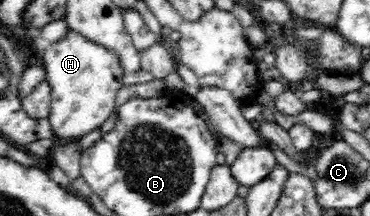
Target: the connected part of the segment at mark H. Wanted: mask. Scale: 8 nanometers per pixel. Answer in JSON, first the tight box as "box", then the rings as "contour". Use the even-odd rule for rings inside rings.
{"box":[37,29,125,140],"contour":[[[69,29],[69,31],[66,31],[66,37],[62,37],[56,43],[50,44],[38,54],[37,59],[43,64],[45,69],[44,79],[51,87],[51,102],[47,118],[55,140],[79,140],[84,135],[92,133],[94,129],[101,127],[104,121],[110,117],[110,113],[114,111],[116,93],[124,85],[121,81],[125,73],[118,56],[103,45],[98,45],[73,29]]]}

